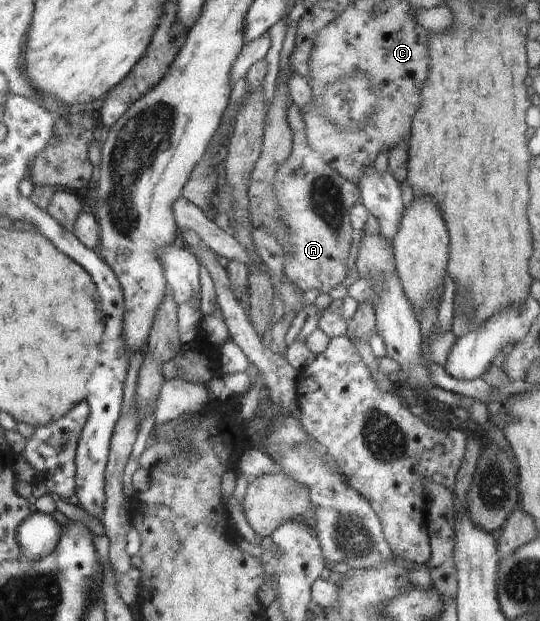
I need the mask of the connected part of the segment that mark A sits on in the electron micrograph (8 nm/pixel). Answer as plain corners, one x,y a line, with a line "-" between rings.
293,103
287,109
287,123
292,131
291,155
277,167
273,183
273,193
281,207
281,219
285,219
291,243
284,275
303,292
317,289
321,294
329,294
348,275
347,261
353,241
349,212
361,201
361,195
354,183
343,179
309,147
303,113

